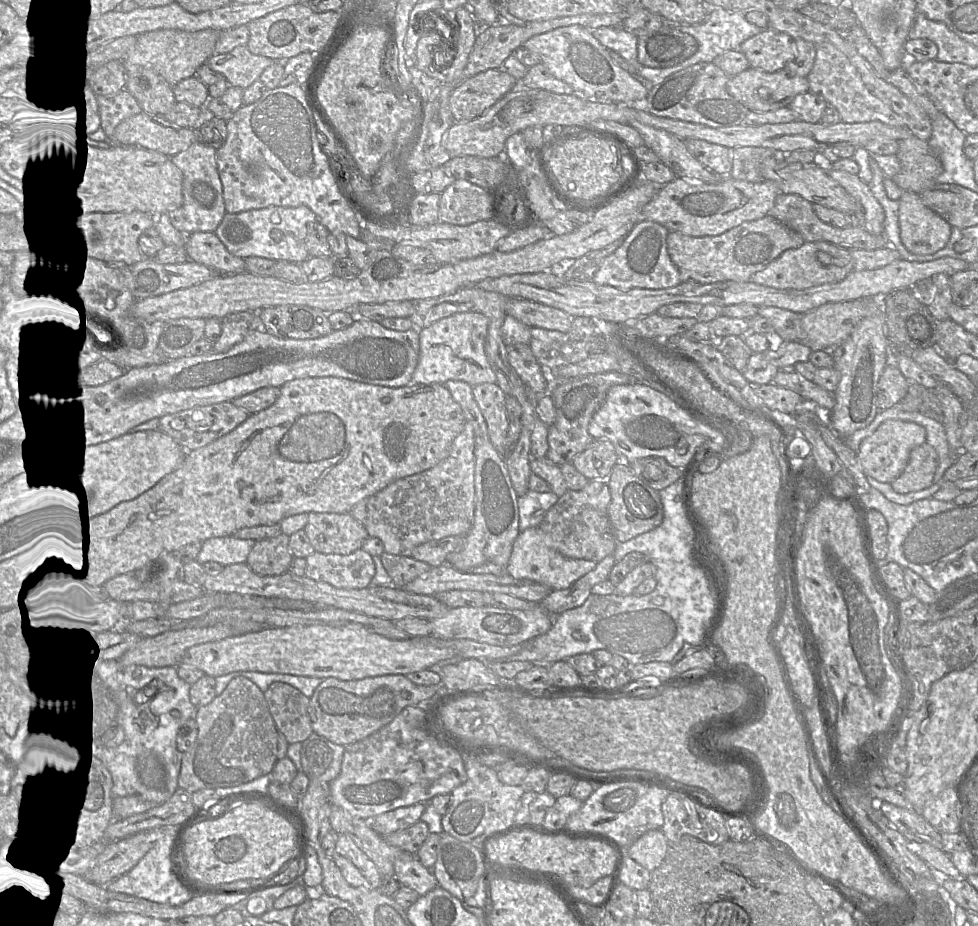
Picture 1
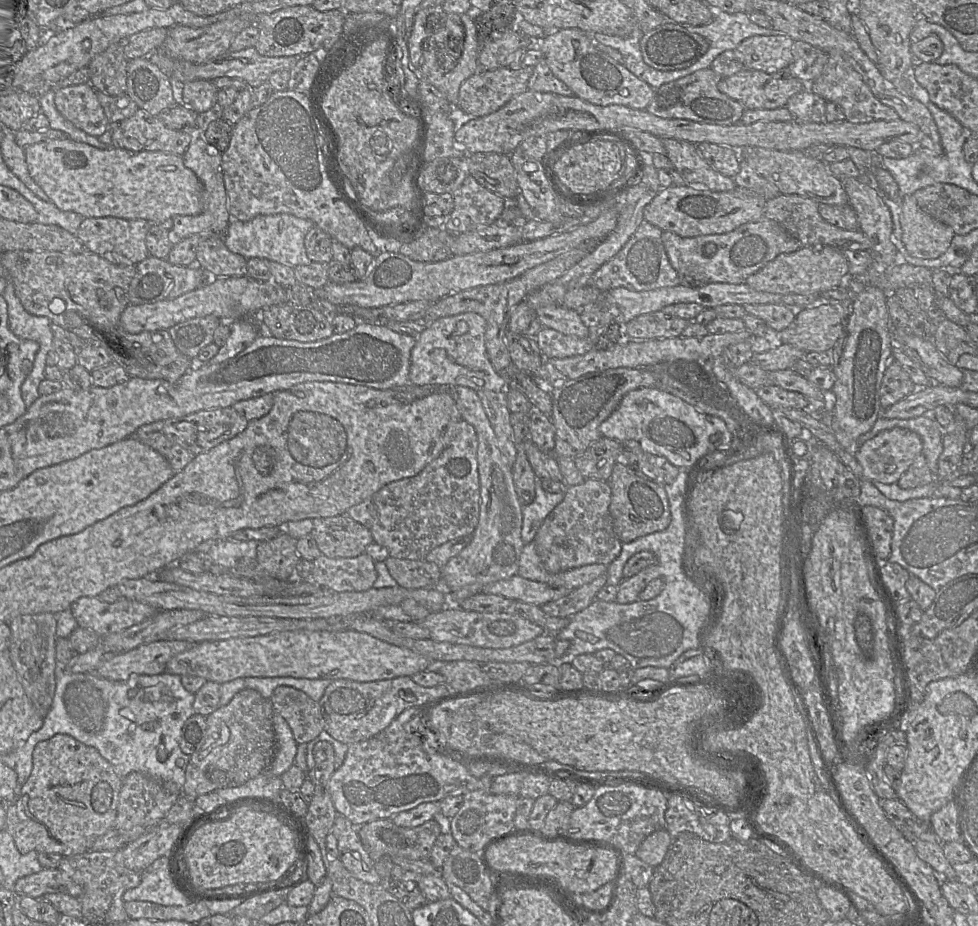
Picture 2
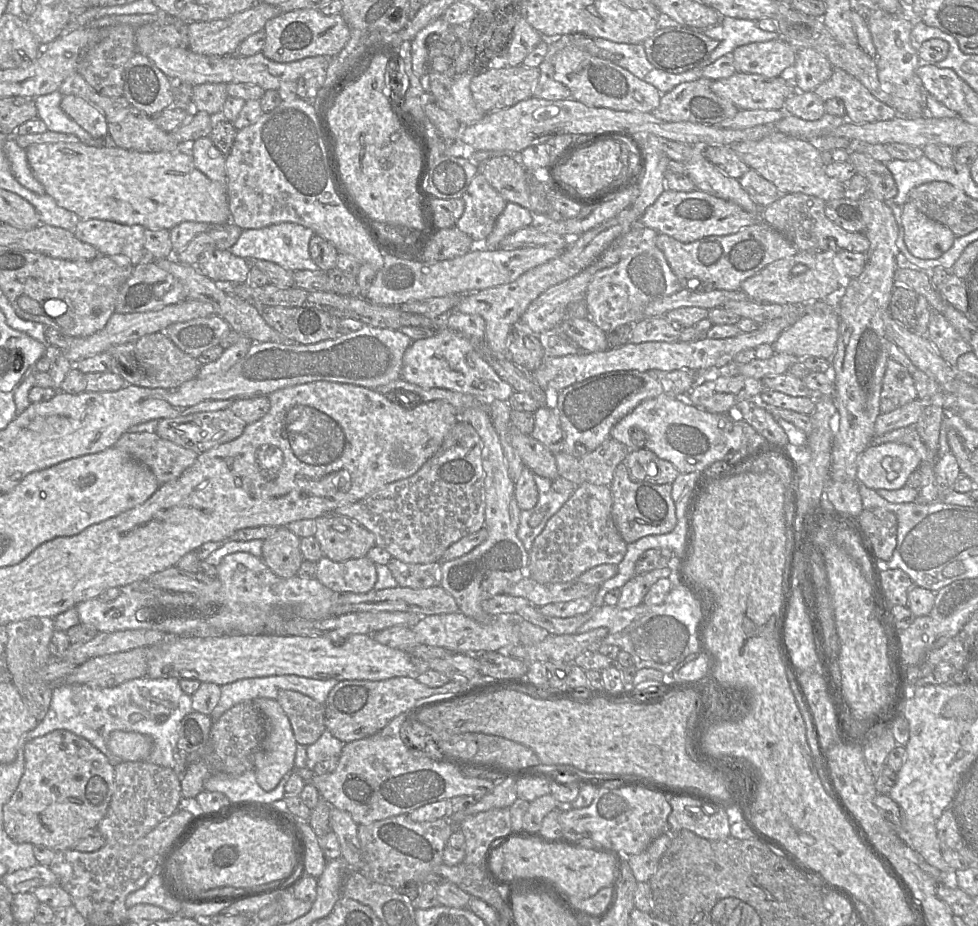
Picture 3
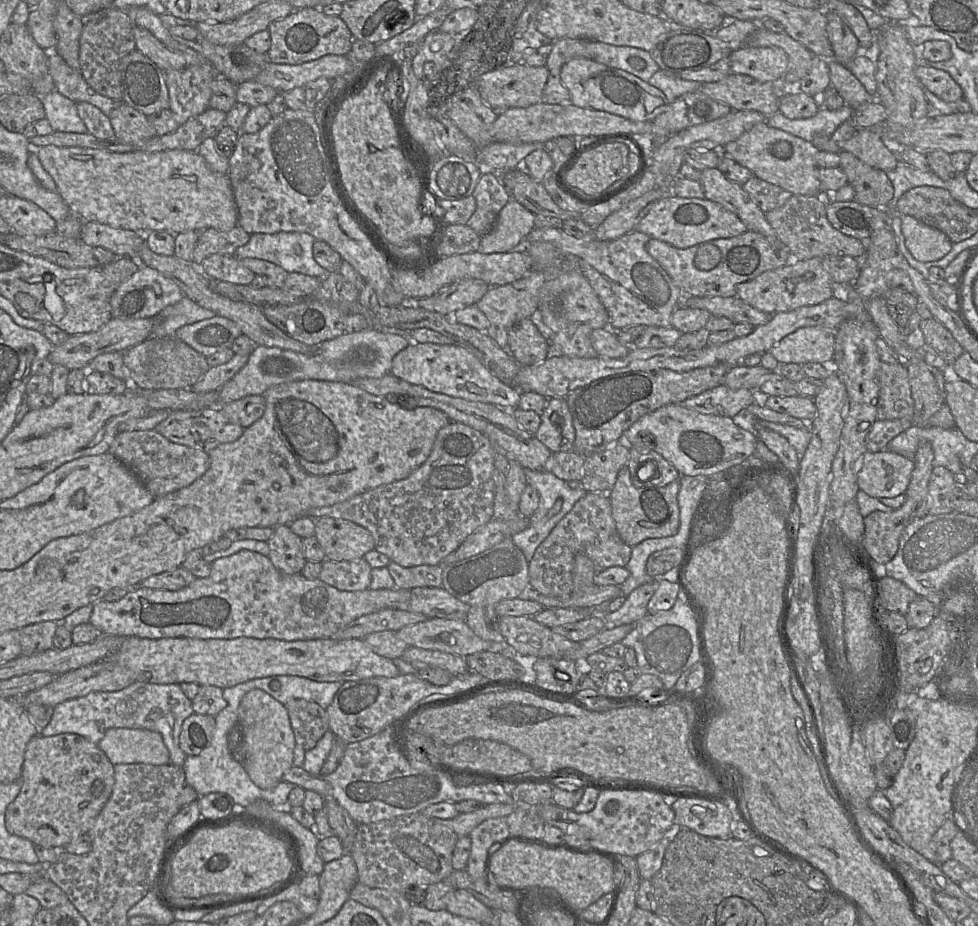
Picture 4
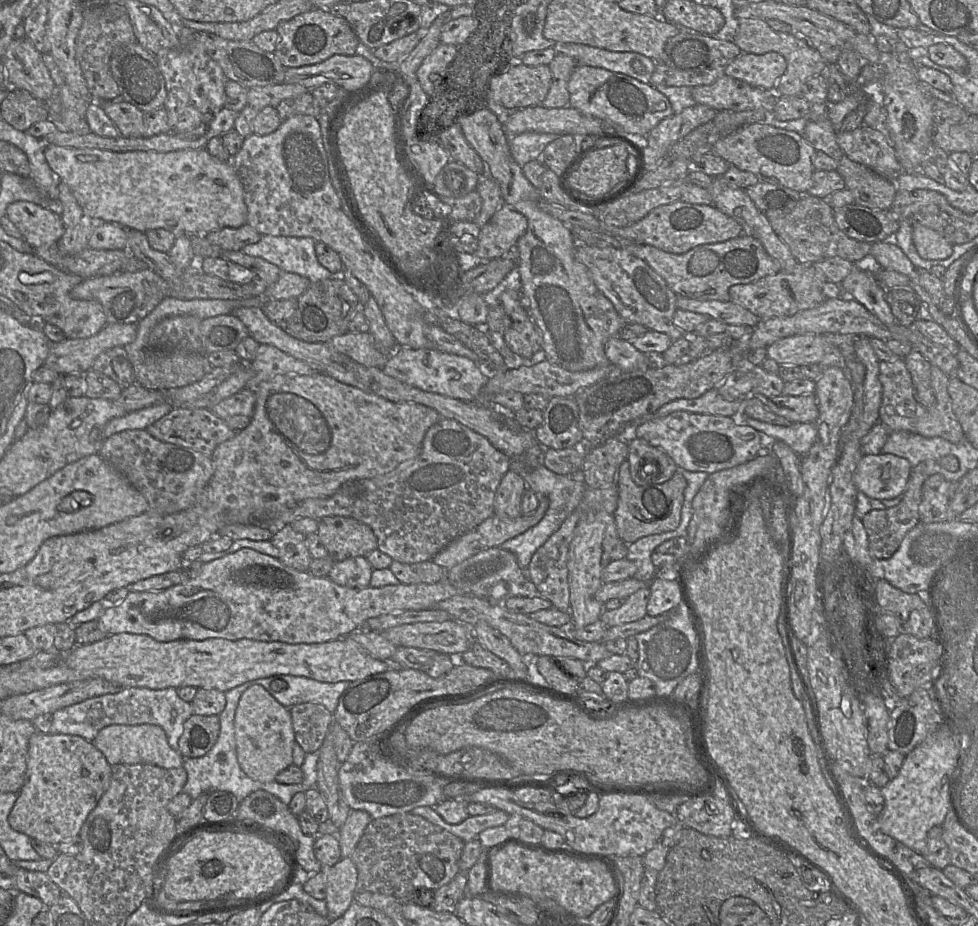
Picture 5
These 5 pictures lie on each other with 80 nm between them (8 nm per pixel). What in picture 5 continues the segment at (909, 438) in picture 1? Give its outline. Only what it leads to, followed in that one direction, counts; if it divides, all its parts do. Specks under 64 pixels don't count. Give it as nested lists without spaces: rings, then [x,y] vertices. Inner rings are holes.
[[[894,454],[863,455],[853,482],[858,491],[870,498],[893,499],[904,493],[911,471],[910,462]]]

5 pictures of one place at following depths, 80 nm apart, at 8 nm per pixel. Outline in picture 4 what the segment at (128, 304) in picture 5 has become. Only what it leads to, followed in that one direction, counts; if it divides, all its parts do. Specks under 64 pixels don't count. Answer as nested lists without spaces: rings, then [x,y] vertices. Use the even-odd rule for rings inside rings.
[[[140,265],[139,269],[123,281],[119,287],[113,292],[110,298],[111,316],[112,318],[121,319],[141,319],[156,317],[165,307],[179,302],[184,296],[180,287],[171,279],[164,276],[154,268]]]

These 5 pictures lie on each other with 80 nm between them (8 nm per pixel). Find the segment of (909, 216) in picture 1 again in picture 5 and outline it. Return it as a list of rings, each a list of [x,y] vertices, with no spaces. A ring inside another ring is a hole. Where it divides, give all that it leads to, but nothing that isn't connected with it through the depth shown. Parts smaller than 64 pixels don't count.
[[[912,225],[912,240],[919,256],[925,260],[943,260],[951,256],[953,245],[935,230]]]

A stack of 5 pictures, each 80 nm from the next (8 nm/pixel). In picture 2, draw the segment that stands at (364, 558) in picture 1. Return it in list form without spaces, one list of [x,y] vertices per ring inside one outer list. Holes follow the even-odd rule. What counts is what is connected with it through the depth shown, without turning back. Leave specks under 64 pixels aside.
[[[366,552],[342,558],[320,554],[312,561],[310,579],[336,592],[366,591],[373,587],[377,578],[374,562]]]

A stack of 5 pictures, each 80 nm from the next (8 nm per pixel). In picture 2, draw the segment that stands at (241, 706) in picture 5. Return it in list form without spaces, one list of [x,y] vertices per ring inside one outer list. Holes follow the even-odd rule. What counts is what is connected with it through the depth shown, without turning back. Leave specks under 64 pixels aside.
[[[273,713],[273,730],[275,733],[275,756],[270,765],[270,772],[280,777],[293,764],[297,743],[286,720],[278,713]]]

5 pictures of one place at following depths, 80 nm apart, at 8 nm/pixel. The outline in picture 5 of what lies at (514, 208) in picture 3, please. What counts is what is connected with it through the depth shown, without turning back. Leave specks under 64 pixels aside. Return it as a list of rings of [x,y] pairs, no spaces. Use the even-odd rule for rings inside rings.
[[[504,204],[481,228],[478,248],[472,255],[481,260],[511,255],[527,228],[527,218],[512,206]]]

